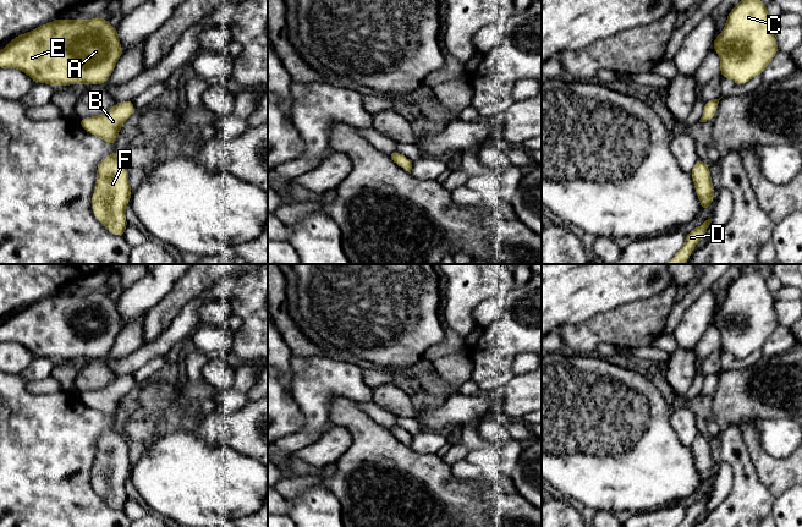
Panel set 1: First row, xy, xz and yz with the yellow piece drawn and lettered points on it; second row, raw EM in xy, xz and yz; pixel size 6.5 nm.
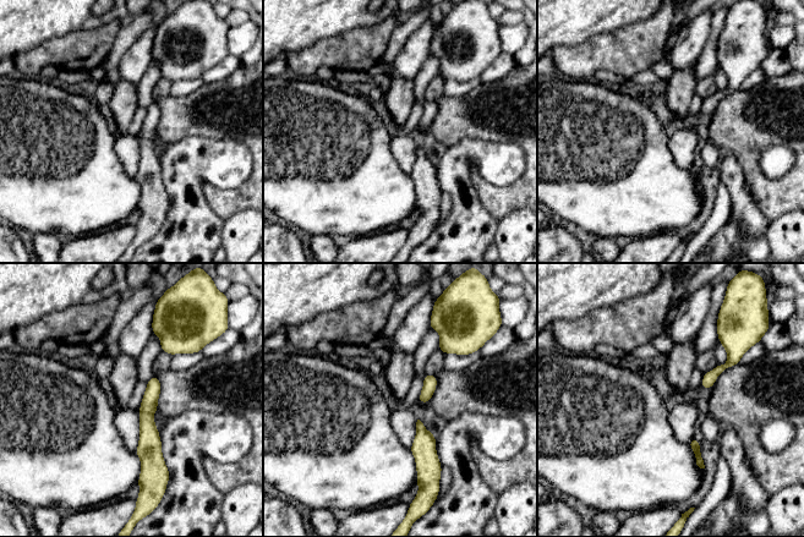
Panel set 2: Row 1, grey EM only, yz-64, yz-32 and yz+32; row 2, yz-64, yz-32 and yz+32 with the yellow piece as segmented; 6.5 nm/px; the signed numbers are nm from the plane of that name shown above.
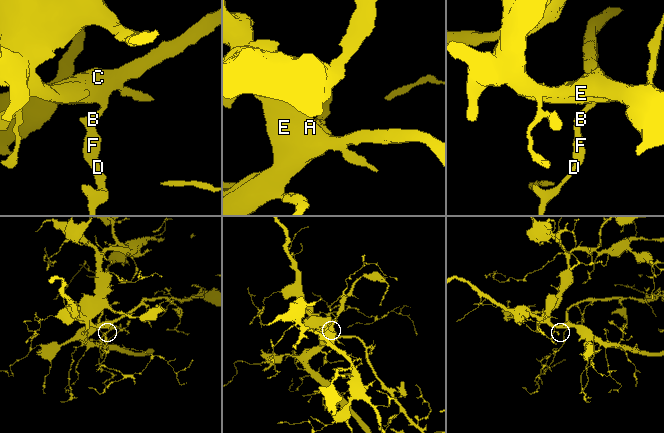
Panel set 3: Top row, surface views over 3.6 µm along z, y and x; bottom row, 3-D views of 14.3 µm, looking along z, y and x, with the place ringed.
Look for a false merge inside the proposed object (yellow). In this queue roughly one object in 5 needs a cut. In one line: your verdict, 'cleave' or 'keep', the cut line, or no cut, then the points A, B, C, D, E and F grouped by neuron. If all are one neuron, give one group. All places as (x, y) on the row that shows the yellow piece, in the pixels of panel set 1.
keep; cut none; groups A B C D E F

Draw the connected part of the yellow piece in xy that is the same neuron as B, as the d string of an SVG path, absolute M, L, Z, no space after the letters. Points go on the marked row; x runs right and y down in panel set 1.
M132 99L117 101L109 111L78 120L81 127L115 147L116 138L127 119L136 112Z

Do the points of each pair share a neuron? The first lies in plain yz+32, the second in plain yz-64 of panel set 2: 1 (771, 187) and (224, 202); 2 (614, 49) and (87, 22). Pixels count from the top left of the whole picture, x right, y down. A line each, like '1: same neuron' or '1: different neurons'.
1: same neuron
2: different neurons

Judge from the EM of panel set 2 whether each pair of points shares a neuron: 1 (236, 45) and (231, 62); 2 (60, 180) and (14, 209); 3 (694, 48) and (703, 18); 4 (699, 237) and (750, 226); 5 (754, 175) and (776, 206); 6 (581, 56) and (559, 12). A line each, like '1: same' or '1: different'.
1: different
2: same
3: same
4: different
5: same
6: different

